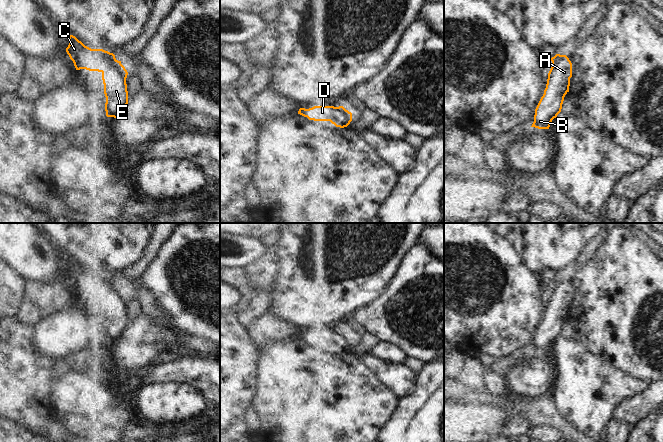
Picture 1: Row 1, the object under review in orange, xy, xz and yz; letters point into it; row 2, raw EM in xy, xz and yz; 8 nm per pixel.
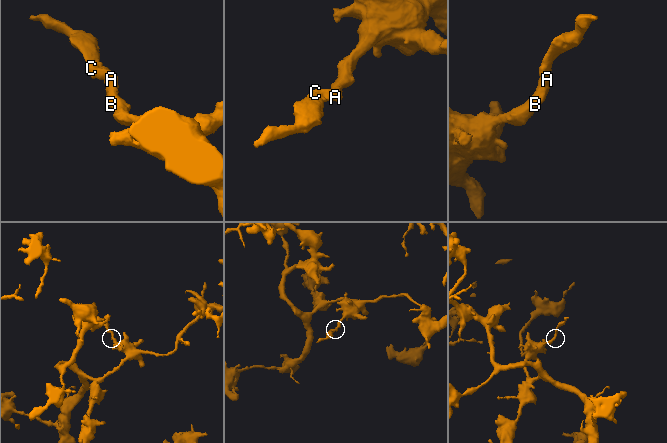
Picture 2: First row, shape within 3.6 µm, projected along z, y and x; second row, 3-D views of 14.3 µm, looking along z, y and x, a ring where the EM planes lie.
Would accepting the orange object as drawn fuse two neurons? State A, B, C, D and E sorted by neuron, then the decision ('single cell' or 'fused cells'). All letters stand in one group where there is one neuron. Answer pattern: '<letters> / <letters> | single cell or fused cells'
A B C D E | single cell

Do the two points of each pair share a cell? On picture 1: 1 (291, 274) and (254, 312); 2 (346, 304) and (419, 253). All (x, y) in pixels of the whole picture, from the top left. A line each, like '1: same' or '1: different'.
1: different
2: different

